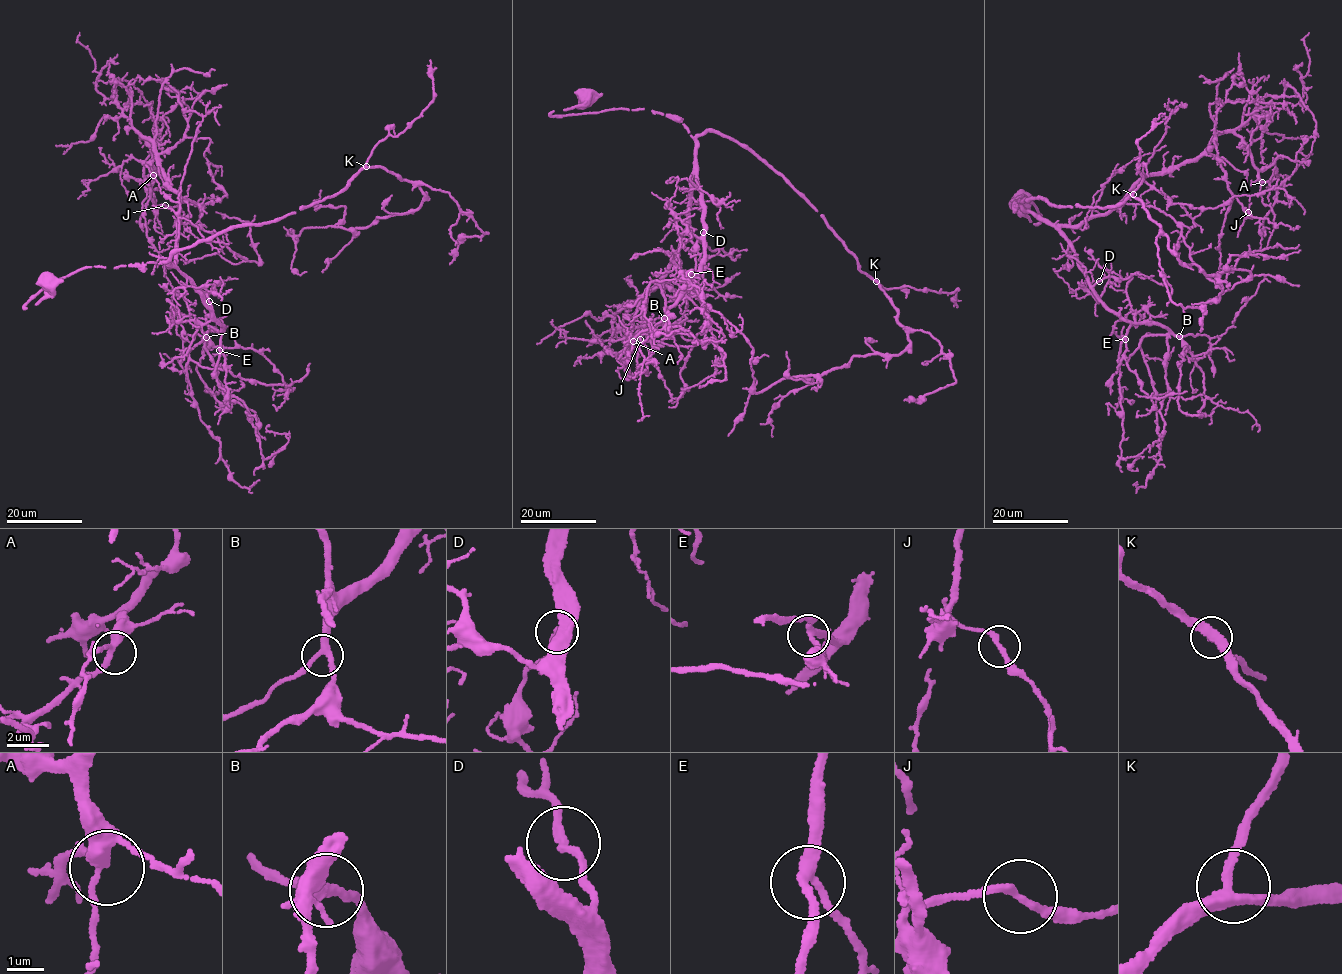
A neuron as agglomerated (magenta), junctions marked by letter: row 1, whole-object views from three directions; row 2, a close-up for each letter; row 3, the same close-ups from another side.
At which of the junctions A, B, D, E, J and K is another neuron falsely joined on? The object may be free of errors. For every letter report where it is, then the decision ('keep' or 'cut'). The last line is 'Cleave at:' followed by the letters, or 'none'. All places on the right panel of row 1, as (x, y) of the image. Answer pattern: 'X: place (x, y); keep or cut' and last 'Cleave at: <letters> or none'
A: place (1262, 182); keep
B: place (1179, 336); keep
D: place (1099, 281); keep
E: place (1125, 339); keep
J: place (1248, 212); keep
K: place (1133, 194); keep
Cleave at: none

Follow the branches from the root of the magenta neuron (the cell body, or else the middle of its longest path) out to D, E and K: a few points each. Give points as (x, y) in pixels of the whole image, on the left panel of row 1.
D: (44, 282), (54, 282), (91, 266), (115, 268), (165, 261), (189, 279), (202, 300), (212, 308), (209, 301)
E: (44, 282), (54, 282), (91, 266), (167, 262), (189, 279), (212, 317), (221, 324), (219, 350)
K: (44, 282), (54, 282), (91, 266), (165, 262), (173, 253), (236, 227), (276, 221), (335, 196), (366, 166)

